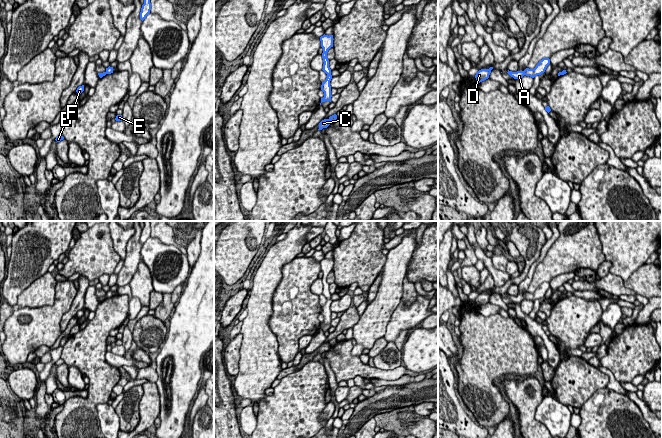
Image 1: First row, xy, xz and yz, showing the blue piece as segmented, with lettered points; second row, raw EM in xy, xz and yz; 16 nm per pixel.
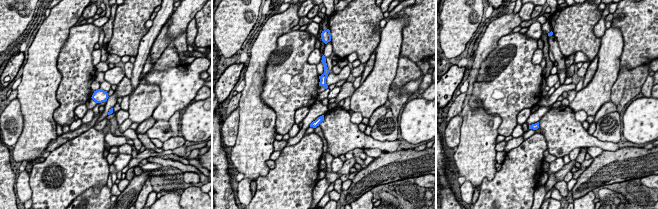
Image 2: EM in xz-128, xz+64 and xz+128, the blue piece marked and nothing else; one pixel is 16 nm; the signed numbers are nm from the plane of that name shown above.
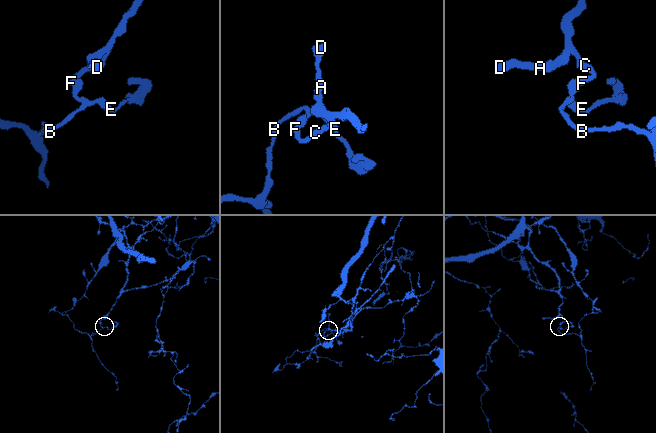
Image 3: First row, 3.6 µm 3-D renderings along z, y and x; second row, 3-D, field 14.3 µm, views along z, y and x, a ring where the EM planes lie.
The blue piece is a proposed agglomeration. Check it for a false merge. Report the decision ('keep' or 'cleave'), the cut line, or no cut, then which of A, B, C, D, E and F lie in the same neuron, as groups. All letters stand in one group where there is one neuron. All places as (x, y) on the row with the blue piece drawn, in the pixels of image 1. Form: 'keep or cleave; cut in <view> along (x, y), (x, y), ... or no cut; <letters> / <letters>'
cleave; cut in yz along (560, 72), (561, 74); A D / B C E F

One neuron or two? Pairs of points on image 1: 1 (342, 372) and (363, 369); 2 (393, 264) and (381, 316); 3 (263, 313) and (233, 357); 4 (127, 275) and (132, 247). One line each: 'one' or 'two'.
1: one
2: one
3: two
4: one

